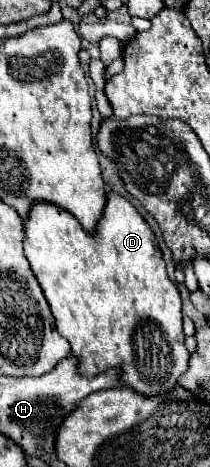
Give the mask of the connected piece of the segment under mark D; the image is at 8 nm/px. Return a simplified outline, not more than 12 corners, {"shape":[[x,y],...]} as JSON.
{"shape":[[33,205],[25,257],[81,377],[145,397],[189,367],[151,227]]}

